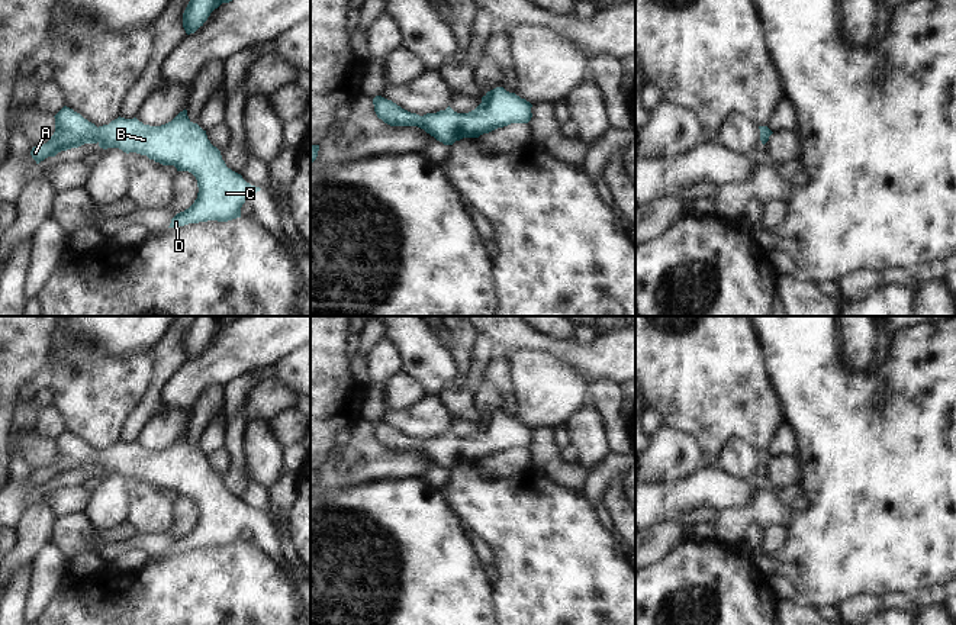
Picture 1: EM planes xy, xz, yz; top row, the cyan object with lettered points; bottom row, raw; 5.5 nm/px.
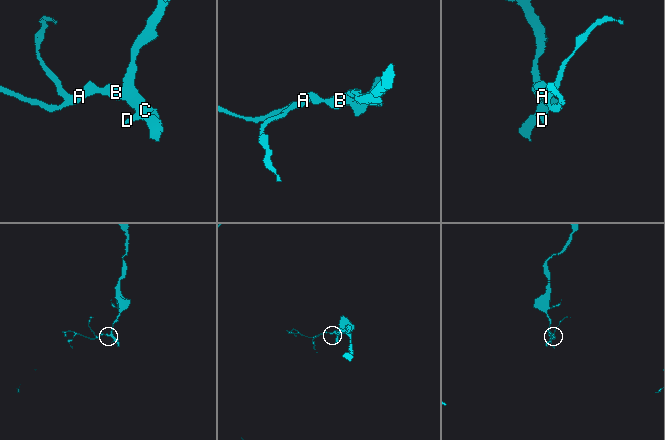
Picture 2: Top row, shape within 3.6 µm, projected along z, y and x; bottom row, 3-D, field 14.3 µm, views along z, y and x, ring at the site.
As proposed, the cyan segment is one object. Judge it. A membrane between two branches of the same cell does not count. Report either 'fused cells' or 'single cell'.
single cell

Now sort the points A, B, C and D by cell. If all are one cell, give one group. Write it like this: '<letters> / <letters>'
A B C D

